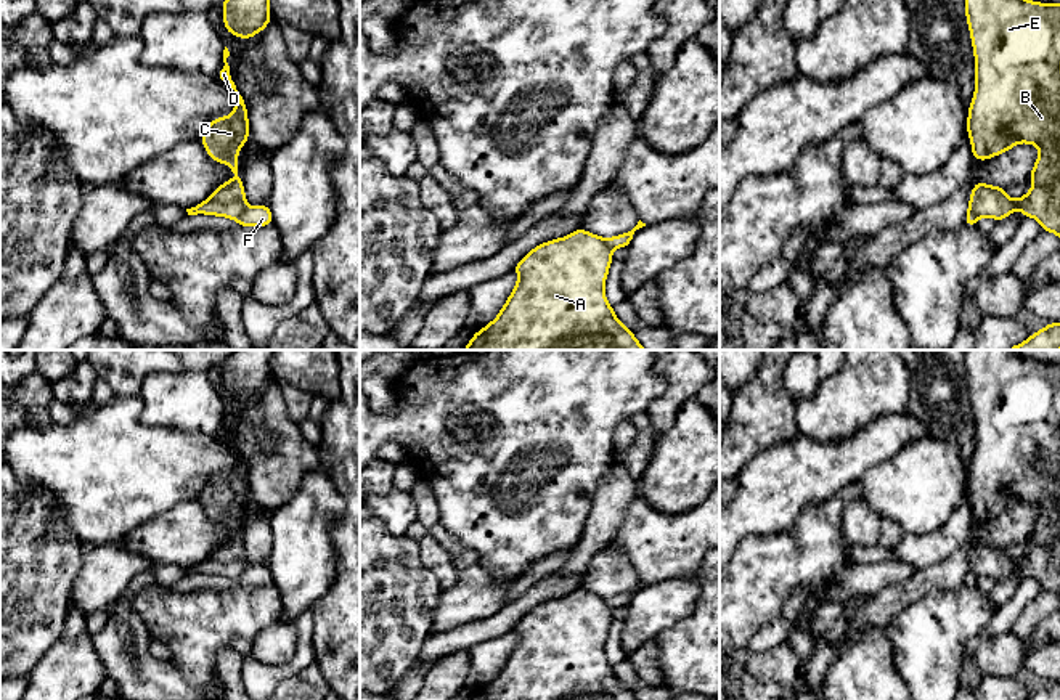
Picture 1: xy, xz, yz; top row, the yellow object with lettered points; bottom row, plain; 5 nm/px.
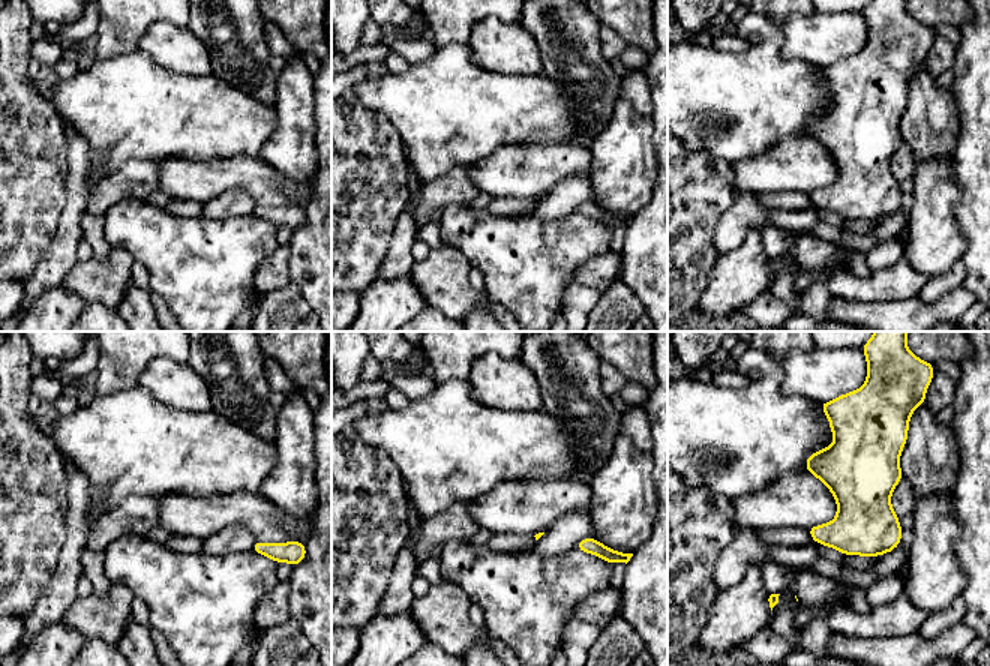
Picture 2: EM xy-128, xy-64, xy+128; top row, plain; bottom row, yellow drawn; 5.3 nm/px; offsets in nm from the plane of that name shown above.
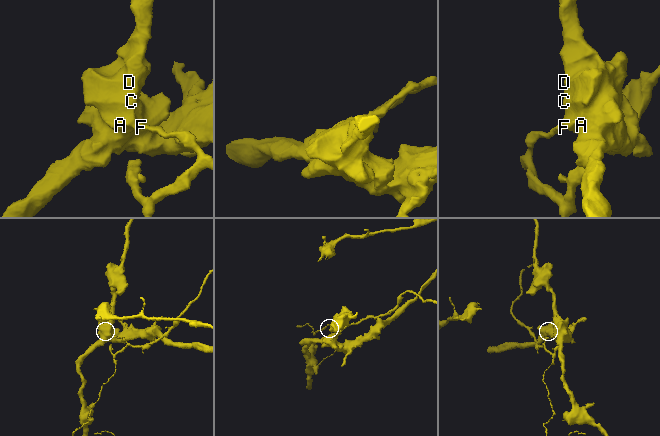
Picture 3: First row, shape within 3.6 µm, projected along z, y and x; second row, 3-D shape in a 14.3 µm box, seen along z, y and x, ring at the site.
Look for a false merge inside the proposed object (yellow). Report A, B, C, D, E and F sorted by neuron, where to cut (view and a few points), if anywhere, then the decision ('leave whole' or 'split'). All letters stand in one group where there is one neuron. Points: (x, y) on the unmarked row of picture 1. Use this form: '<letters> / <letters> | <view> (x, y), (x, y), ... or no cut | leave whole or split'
A B C D E / F | xy (248, 567), (238, 580) | split

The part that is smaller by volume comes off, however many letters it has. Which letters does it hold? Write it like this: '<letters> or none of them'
F

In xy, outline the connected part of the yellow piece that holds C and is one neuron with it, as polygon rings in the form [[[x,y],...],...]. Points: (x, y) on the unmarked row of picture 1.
[[[225,406],[225,425],[215,435],[215,438],[225,440],[234,450],[238,461],[234,464],[234,470],[230,475],[214,478],[209,485],[206,485],[201,494],[201,503],[212,520],[231,527],[234,538],[222,543],[204,562],[186,568],[186,572],[188,575],[206,573],[239,580],[239,576],[247,568],[247,562],[243,538],[238,535],[238,512],[249,498],[249,480],[246,462],[230,437],[231,429],[226,422],[228,416],[230,411]]]

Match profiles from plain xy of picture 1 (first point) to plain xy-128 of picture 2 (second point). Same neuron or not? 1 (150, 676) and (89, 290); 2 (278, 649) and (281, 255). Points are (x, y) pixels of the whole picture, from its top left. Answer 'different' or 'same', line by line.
1: same
2: same

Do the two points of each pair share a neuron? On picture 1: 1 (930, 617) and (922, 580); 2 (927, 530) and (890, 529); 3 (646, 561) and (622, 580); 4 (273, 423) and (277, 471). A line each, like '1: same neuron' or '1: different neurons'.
1: different neurons
2: different neurons
3: different neurons
4: same neuron

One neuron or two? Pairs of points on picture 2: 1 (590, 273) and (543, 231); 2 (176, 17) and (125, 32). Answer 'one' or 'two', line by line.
1: two
2: one

